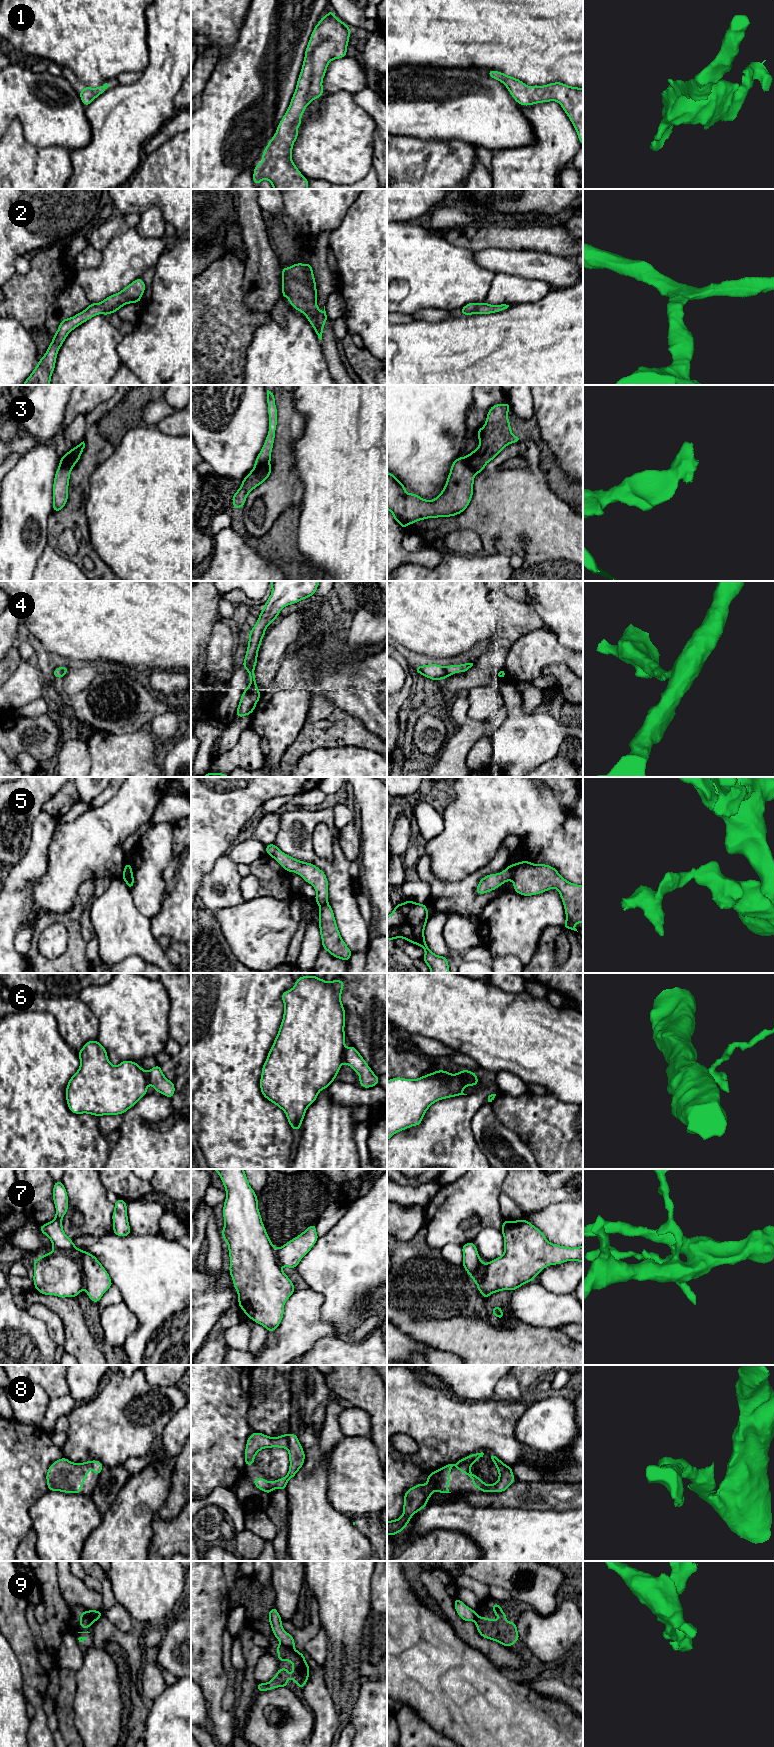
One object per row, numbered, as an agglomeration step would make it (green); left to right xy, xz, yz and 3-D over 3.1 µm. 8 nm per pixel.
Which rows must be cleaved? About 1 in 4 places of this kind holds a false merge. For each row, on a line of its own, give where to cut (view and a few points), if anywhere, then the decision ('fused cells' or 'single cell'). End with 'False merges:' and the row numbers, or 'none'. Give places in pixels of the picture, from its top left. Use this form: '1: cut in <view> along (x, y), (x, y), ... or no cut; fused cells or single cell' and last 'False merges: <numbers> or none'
1: no cut; single cell
2: no cut; single cell
3: cut in yz along (463, 457), (474, 474); fused cells
4: no cut; single cell
5: cut in yz along (516, 864), (512, 879); fused cells
6: cut in xz along (345, 1049), (343, 1062); fused cells
7: cut in xy along (53, 1250), (67, 1252), (78, 1261), (85, 1285); fused cells
8: no cut; single cell
9: cut in xz along (281, 1644), (293, 1648); fused cells
False merges: 3, 5, 6, 7, 9

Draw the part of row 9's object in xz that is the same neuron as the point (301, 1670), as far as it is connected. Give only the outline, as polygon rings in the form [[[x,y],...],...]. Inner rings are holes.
[[[277,1645],[276,1651],[278,1652],[277,1657],[280,1662],[288,1660],[291,1662],[294,1667],[291,1670],[294,1674],[290,1675],[288,1668],[279,1668],[276,1675],[268,1683],[258,1682],[256,1689],[259,1692],[264,1692],[278,1687],[287,1687],[289,1683],[285,1680],[292,1679],[298,1685],[299,1690],[301,1690],[305,1686],[310,1673],[310,1668],[305,1660],[304,1654],[294,1648],[285,1647],[283,1645]]]

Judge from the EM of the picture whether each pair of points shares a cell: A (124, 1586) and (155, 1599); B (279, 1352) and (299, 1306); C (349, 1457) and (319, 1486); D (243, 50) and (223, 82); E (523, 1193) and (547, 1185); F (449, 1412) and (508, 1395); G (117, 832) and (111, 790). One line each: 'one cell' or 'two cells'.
A: one cell
B: one cell
C: two cells
D: one cell
E: one cell
F: two cells
G: two cells

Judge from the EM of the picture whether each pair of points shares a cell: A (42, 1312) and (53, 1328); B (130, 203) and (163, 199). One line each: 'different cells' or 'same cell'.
A: same cell
B: same cell

